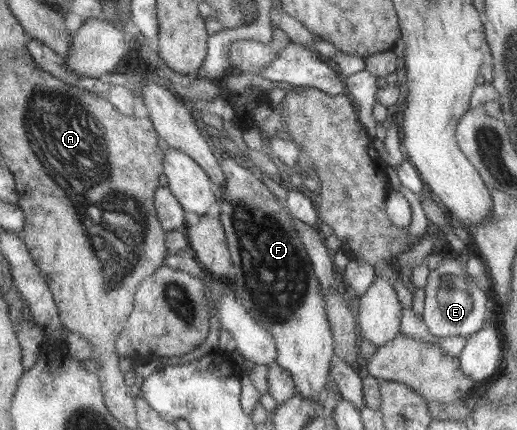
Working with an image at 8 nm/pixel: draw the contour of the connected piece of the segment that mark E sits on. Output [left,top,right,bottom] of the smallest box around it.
[423,258,488,340]

